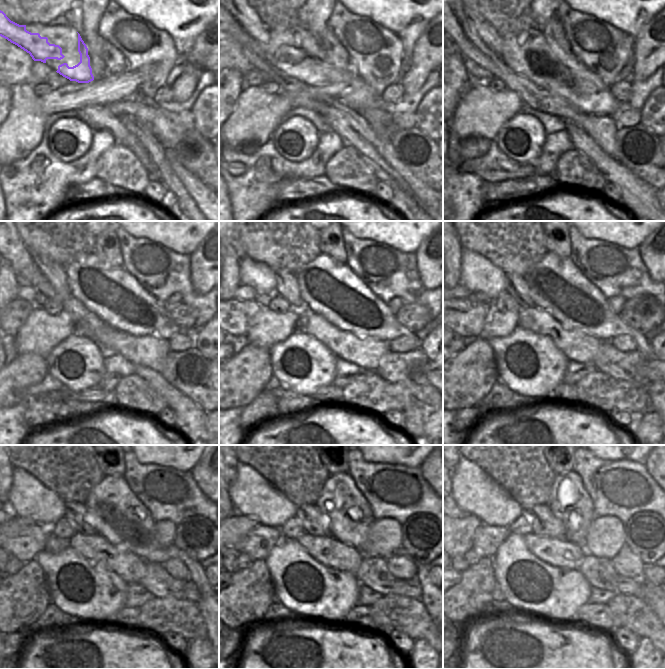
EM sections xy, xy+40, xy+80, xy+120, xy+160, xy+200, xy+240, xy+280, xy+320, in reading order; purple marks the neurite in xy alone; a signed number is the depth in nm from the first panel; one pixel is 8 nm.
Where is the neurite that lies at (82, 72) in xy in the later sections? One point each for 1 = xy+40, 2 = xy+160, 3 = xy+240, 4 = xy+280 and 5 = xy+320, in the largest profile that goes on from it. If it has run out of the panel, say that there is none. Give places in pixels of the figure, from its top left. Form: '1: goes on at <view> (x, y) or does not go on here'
1: goes on at xy+40 (308, 64)
2: goes on at xy+160 (332, 290)
3: goes on at xy+240 (116, 514)
4: goes on at xy+280 (350, 515)
5: goes on at xy+320 (569, 502)

